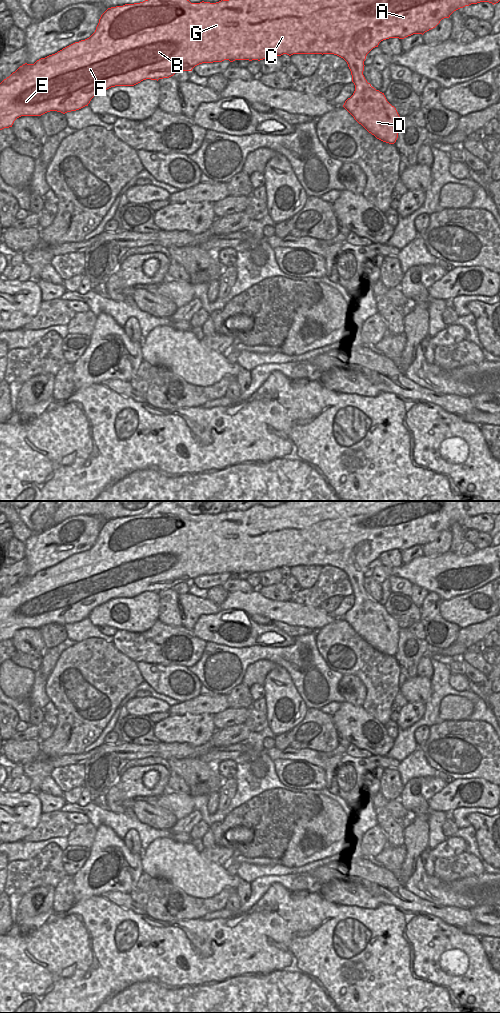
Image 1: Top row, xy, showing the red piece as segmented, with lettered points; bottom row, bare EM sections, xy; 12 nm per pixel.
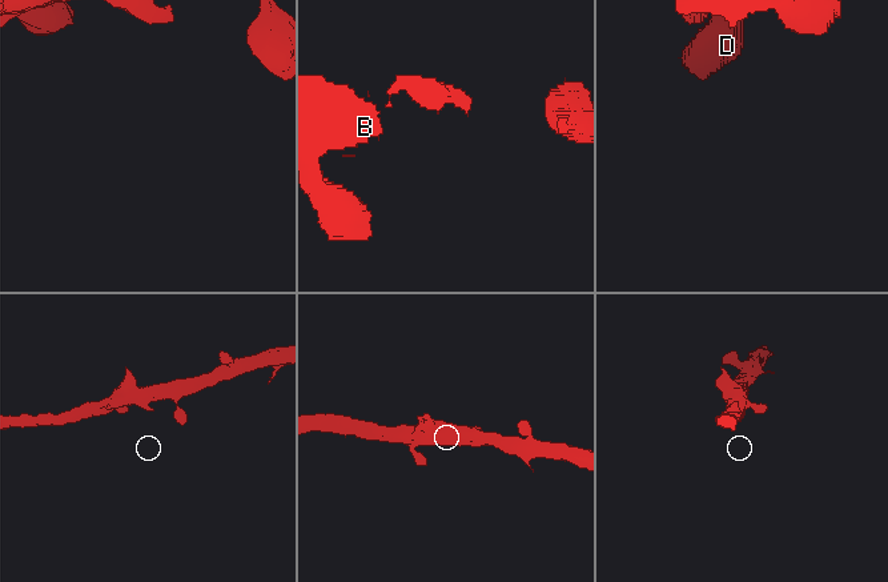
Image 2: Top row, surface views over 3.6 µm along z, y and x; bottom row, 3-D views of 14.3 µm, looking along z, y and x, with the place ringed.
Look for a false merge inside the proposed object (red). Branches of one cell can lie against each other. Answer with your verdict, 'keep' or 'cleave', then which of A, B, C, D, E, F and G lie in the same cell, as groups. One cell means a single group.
keep; groups A B C D E F G

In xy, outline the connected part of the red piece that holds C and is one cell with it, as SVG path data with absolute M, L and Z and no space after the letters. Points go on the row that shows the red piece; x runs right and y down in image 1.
M145 0L140 3L125 4L108 8L100 17L95 32L87 39L75 42L55 54L37 60L34 64L23 64L9 77L0 83L0 130L12 127L14 121L21 116L41 116L50 111L57 111L63 114L79 110L88 106L91 99L115 86L134 86L143 80L159 80L169 78L179 71L192 71L192 69L202 63L222 62L229 60L263 60L287 54L334 54L343 58L351 71L352 82L355 85L353 95L348 98L343 107L361 124L369 133L377 139L394 144L398 138L399 114L394 106L386 99L384 93L376 90L367 82L363 75L364 61L367 54L379 43L389 38L404 39L413 34L424 34L435 28L442 19L449 18L450 15L465 6L477 4L480 2L489 2L493 5L500 0L221 0L216 3L200 2L191 3L189 0Z

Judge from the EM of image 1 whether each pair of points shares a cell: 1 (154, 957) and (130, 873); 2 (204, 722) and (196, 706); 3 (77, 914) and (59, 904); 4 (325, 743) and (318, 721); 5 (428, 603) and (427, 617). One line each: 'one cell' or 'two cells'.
1: two cells
2: two cells
3: two cells
4: one cell
5: one cell

